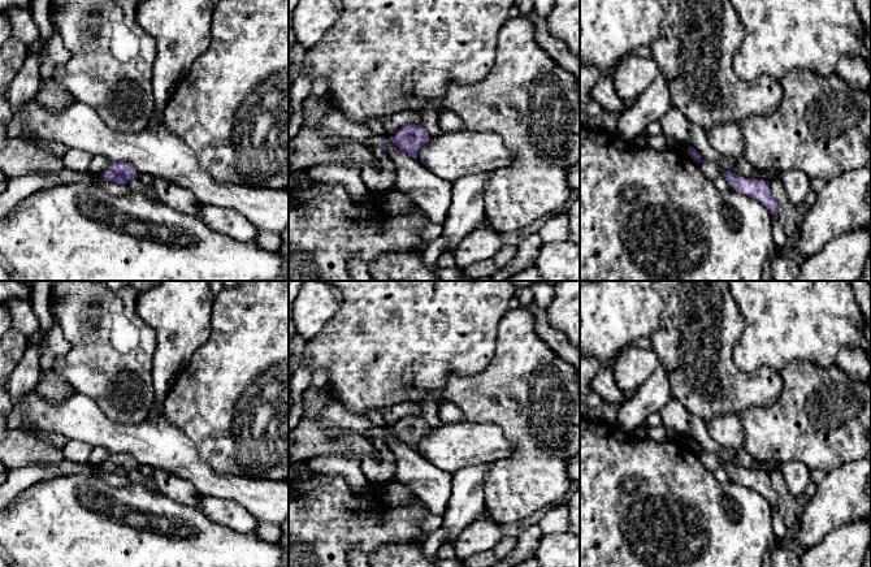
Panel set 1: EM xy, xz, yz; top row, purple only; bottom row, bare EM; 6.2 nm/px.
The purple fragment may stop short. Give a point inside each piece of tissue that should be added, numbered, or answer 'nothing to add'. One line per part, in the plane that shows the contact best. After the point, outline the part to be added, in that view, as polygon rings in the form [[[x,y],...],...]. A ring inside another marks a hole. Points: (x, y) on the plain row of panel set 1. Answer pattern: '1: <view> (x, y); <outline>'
1: xz (333, 418); [[[338,401],[330,402],[321,410],[318,425],[326,429],[332,438],[338,437],[342,429],[350,429],[359,434],[370,432],[376,438],[381,440],[378,427],[367,416],[347,411]]]

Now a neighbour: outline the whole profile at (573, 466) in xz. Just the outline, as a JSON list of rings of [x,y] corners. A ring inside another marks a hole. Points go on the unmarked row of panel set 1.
[[[580,451],[569,459],[567,469],[571,480],[580,482]]]

